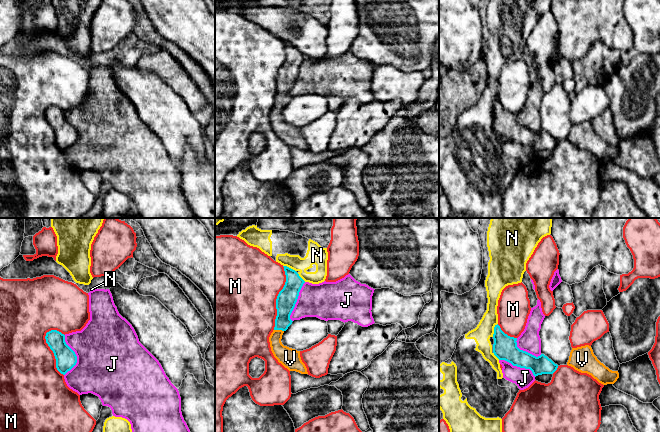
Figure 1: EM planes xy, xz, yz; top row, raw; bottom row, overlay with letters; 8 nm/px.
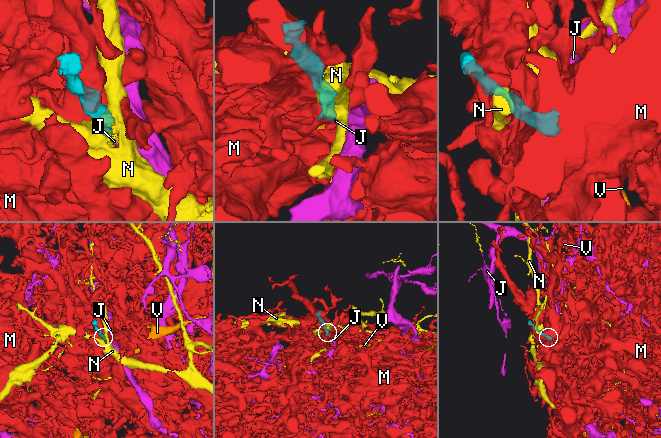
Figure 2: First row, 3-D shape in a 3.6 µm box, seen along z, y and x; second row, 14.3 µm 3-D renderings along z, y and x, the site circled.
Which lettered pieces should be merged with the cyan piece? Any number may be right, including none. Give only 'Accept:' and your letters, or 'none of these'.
Accept: V

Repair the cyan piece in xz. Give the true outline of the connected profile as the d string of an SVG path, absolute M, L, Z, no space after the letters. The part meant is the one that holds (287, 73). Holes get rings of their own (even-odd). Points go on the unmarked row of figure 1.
M287 42L283 43L286 58L276 75L277 92L274 106L269 113L270 123L274 133L289 147L308 150L307 144L301 136L300 127L284 122L281 118L283 109L293 98L290 91L305 59L295 46Z

